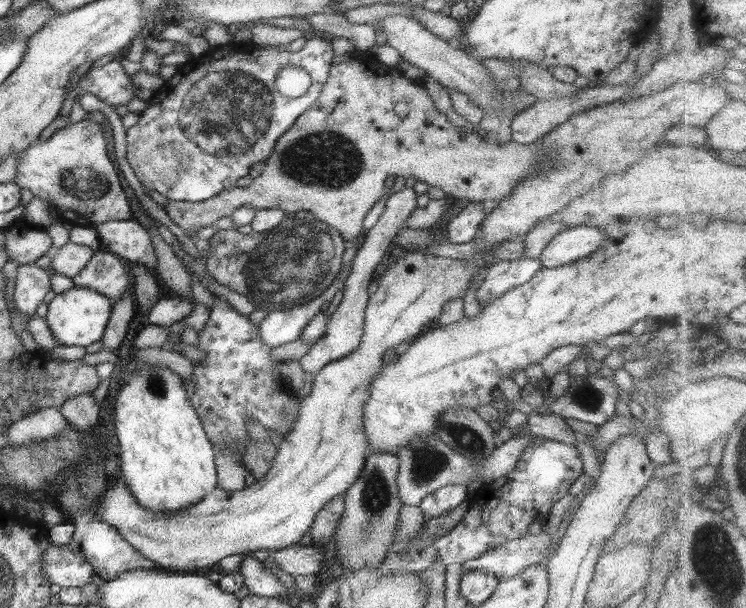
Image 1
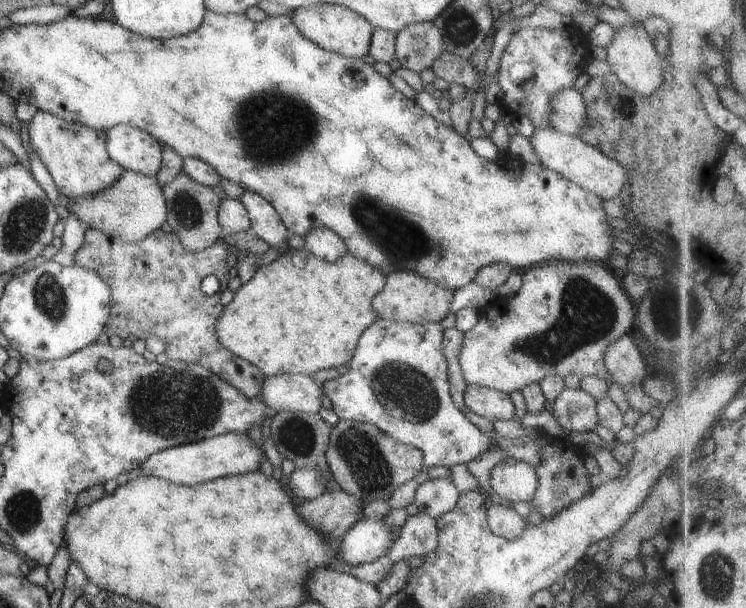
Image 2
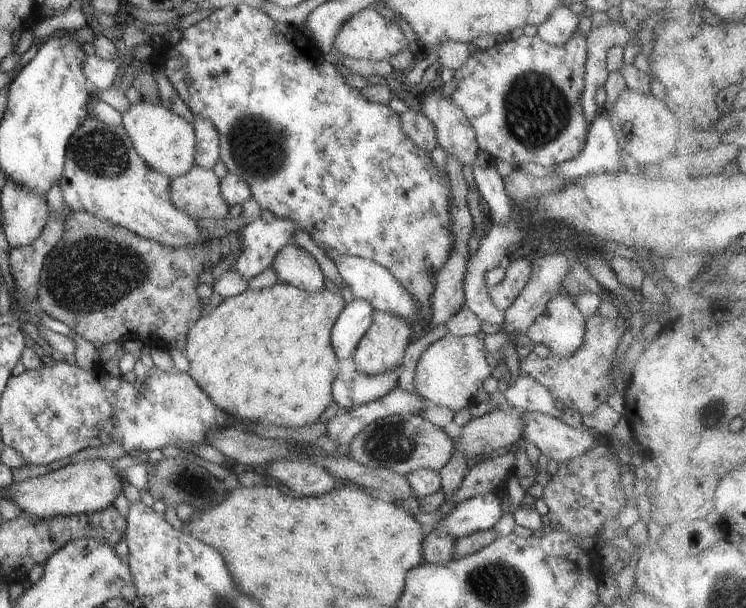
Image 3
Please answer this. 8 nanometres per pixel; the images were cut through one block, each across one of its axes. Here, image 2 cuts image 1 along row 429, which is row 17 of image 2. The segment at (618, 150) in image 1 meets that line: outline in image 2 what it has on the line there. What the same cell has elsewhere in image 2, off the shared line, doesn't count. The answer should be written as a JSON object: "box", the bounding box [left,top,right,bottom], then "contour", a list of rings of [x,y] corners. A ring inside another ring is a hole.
{"box":[289,4,371,58],"contour":[[[317,4],[307,8],[297,8],[289,14],[293,26],[301,36],[321,48],[351,58],[361,58],[368,54],[371,24],[353,10],[339,5]]]}

